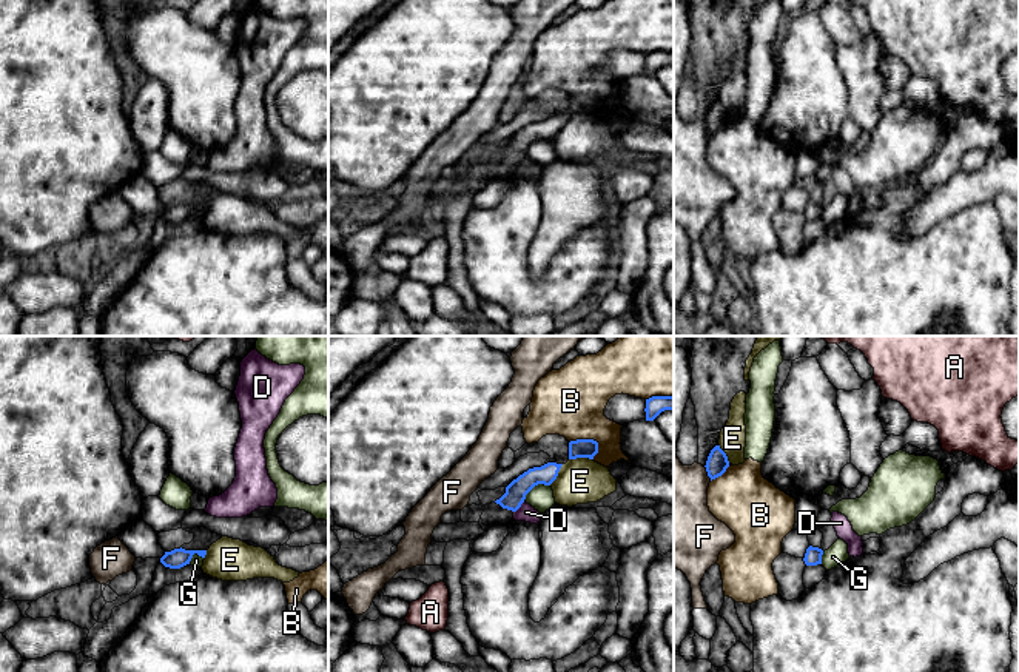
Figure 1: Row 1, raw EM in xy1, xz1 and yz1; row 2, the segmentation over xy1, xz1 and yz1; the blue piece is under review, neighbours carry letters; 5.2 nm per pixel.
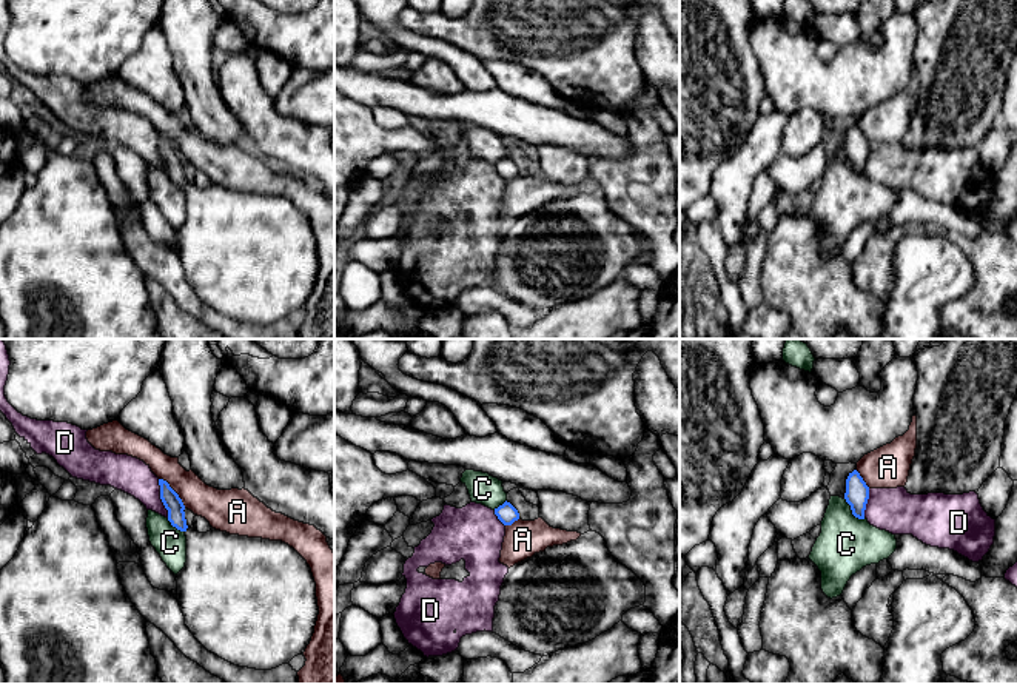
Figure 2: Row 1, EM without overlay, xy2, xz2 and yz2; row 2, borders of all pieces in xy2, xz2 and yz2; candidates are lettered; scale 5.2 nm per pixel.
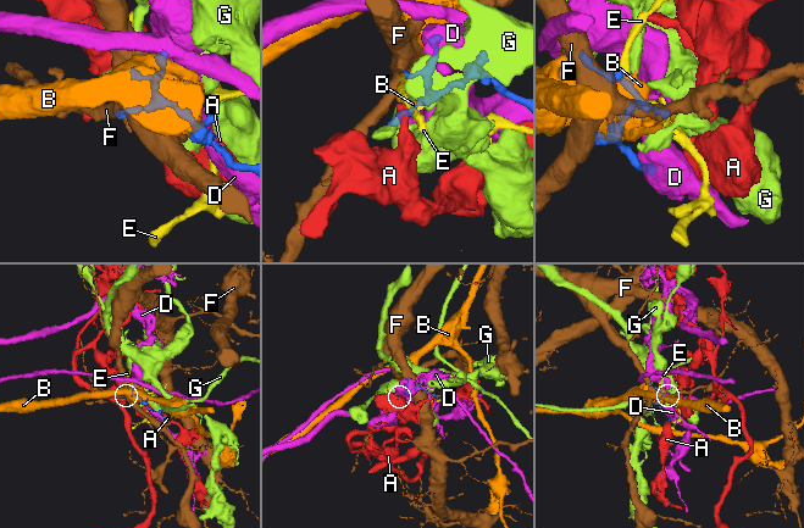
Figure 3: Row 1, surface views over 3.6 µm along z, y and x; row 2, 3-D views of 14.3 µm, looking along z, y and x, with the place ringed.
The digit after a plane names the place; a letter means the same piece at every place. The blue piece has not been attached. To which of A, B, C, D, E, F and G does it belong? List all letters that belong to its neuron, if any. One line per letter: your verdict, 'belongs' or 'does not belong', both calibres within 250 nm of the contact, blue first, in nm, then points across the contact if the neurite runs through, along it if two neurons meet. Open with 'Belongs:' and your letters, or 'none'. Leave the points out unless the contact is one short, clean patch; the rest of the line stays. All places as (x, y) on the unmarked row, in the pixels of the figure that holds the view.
Belongs: none
A: does not belong; 90 nm thick on the blue side, 190 nm on the other; border along xy2 (159, 133), (168, 139), (185, 162)
B: does not belong; 100 nm thick on the blue side, 360 nm on the other
C: does not belong; 130 nm thick on the blue side, 300 nm on the other
D: does not belong; 90 nm thick on the blue side, 190 nm on the other
E: does not belong; 100 nm thick on the blue side, 240 nm on the other
F: does not belong; 120 nm thick on the blue side, 360 nm on the other; border along yz1 (705, 120), (706, 130), (711, 134)
G: does not belong; 110 nm thick on the blue side, 130 nm on the other; border along xz1 (549, 139), (537, 139), (523, 154)

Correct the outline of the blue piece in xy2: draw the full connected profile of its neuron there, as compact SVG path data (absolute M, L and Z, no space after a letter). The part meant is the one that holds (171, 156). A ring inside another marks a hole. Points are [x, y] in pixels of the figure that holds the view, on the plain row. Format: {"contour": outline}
{"contour": "M159 134L159 140L168 176L186 191L186 217L176 230L176 236L185 280L194 293L219 313L256 325L271 325L302 310L311 296L319 270L316 237L307 216L282 196L230 189L216 183L206 188L196 186L186 180L185 160L179 149L163 134Z"}

